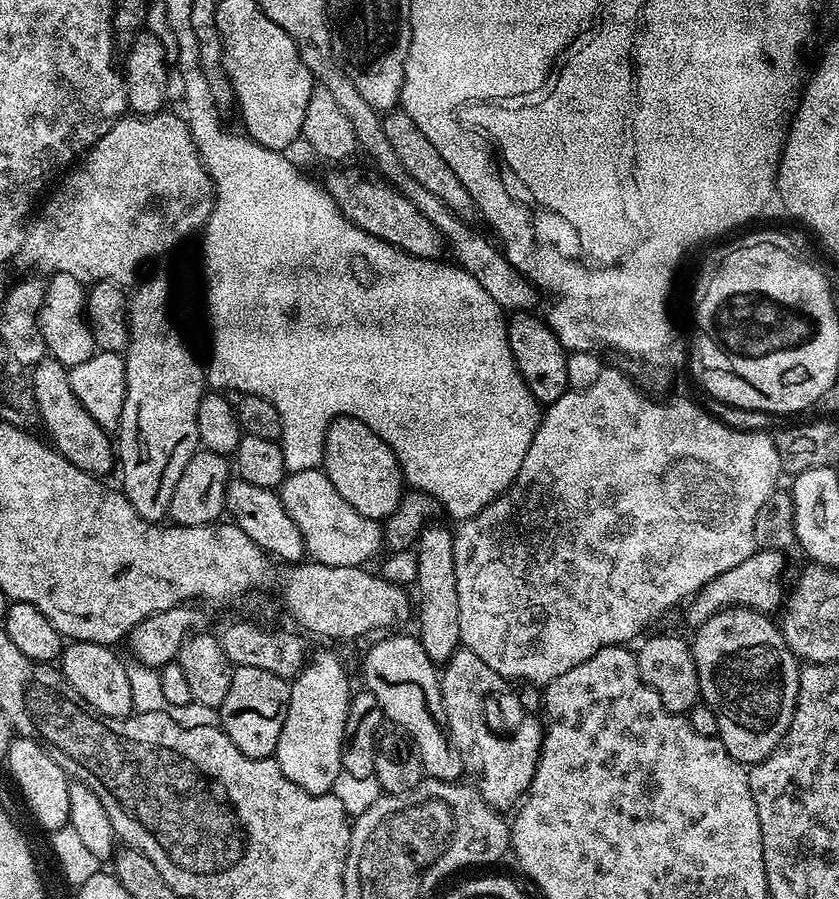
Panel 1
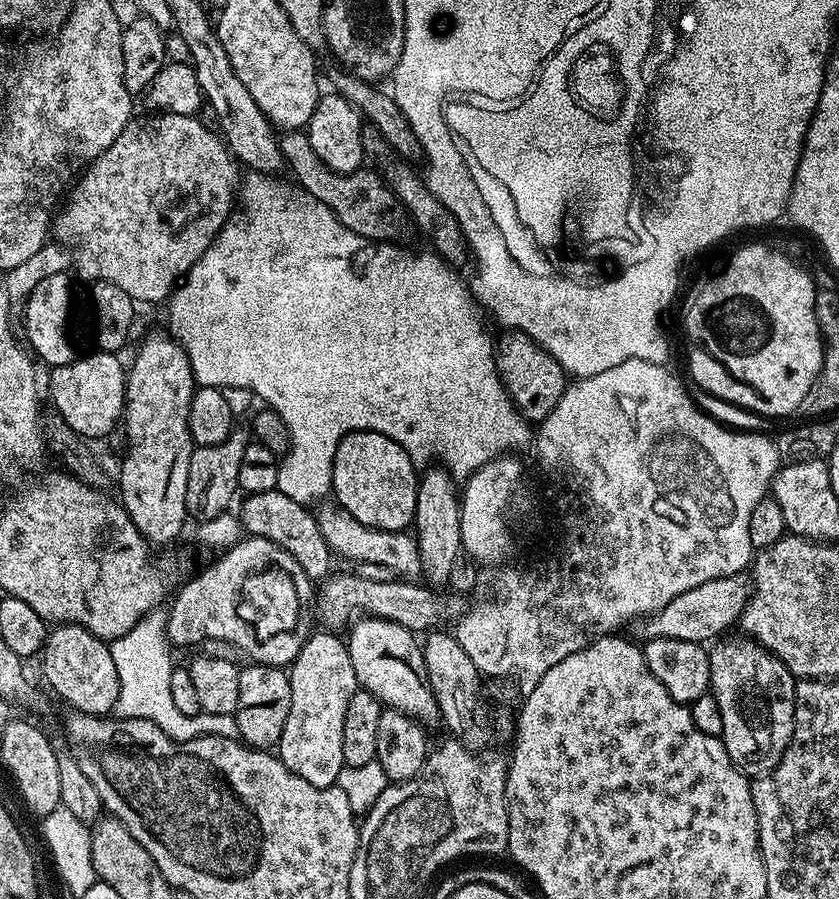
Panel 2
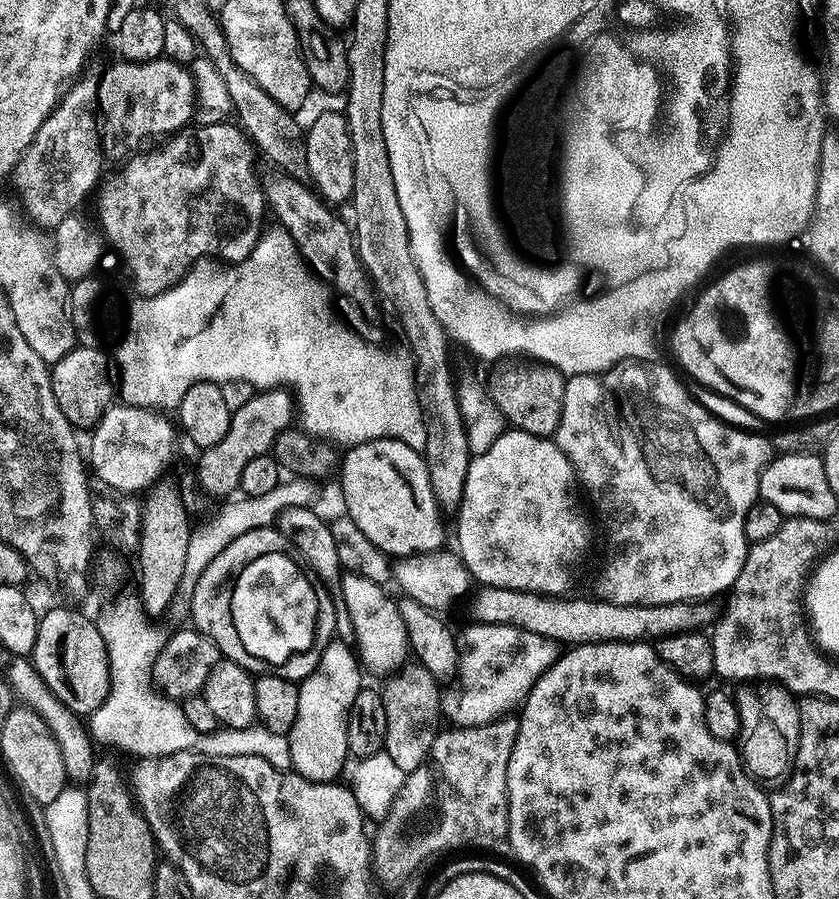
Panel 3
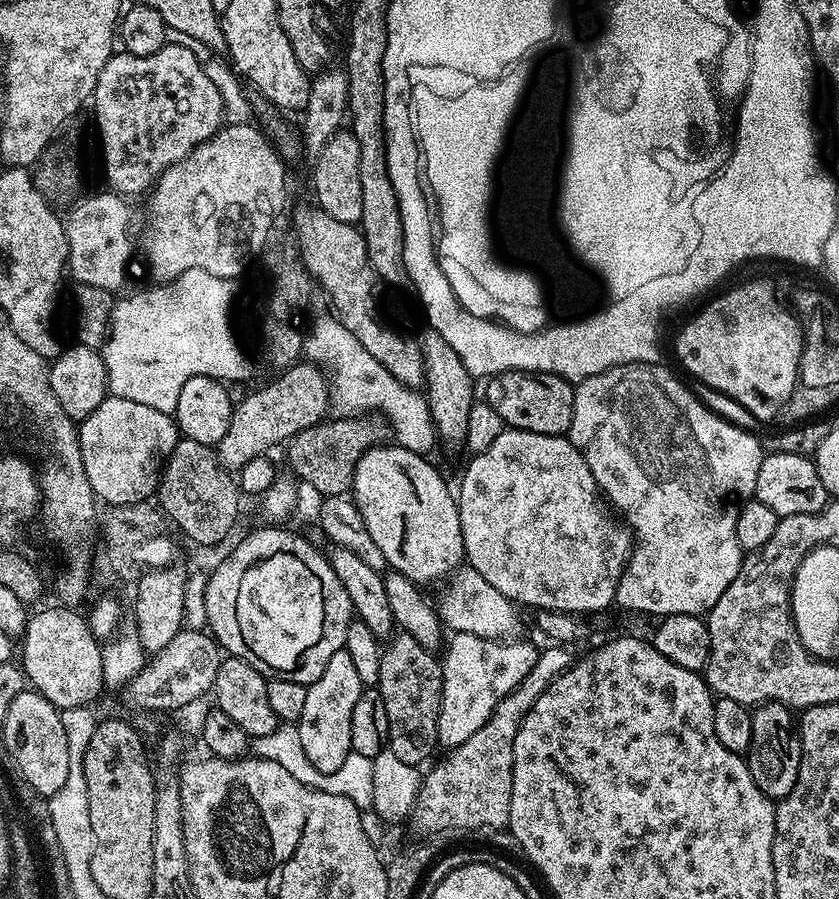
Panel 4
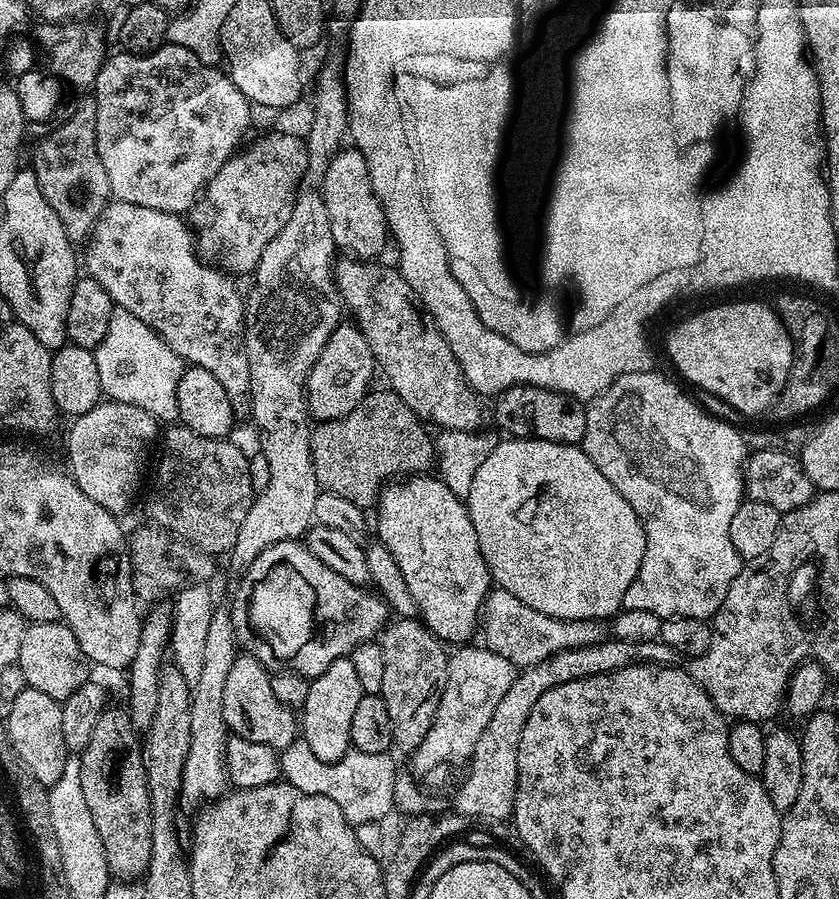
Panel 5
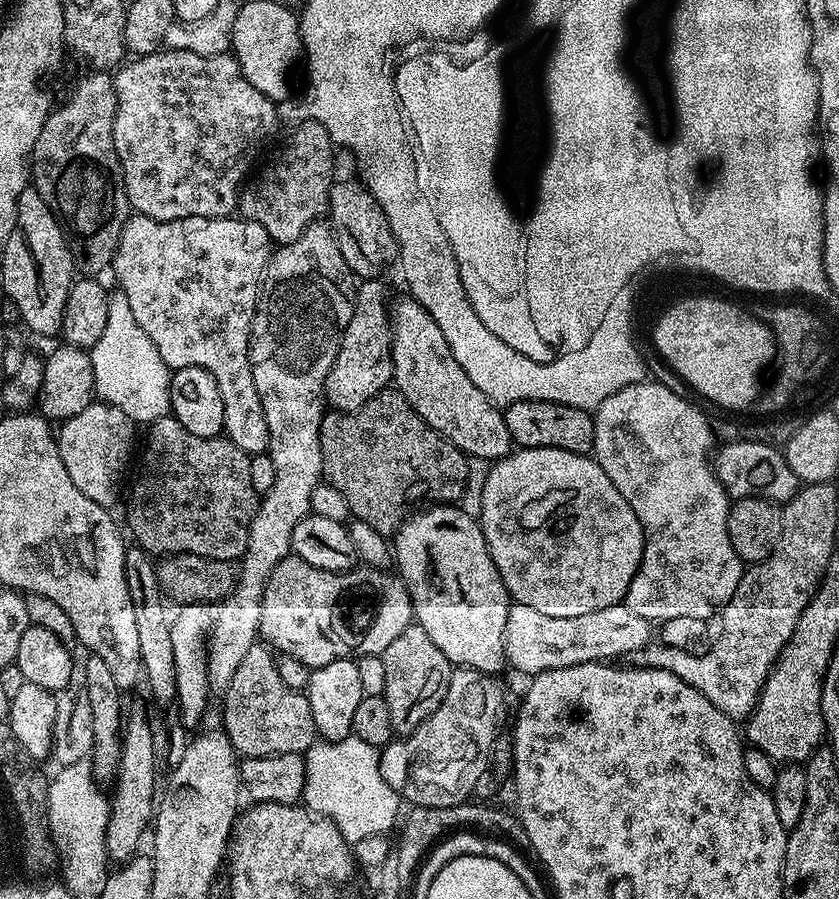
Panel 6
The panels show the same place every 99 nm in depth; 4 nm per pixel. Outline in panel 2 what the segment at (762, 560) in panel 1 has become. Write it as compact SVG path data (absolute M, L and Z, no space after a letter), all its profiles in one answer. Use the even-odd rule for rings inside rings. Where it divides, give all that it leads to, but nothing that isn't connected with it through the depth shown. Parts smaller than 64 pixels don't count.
M747 575L714 578L710 582L702 582L702 586L694 586L694 590L686 590L686 594L678 594L678 598L666 602L666 606L662 606L660 612L641 619L635 625L636 632L641 641L654 638L682 638L682 642L695 644L712 642L723 637L727 633L724 631L739 621L748 604L749 595L750 580Z

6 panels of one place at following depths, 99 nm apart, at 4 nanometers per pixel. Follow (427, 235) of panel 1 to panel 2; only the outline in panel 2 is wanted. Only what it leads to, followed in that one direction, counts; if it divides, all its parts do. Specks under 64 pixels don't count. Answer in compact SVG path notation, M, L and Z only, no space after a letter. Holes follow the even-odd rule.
M292 132L288 137L281 139L281 148L284 151L284 157L288 161L289 167L292 166L292 172L298 180L297 185L315 200L322 201L323 204L331 210L340 222L347 229L354 231L360 237L377 242L392 242L398 240L408 227L408 218L399 200L393 194L391 188L384 183L383 177L373 169L361 168L358 171L340 173L331 171L325 166L322 158L314 153L314 148L310 146L307 135L302 132Z

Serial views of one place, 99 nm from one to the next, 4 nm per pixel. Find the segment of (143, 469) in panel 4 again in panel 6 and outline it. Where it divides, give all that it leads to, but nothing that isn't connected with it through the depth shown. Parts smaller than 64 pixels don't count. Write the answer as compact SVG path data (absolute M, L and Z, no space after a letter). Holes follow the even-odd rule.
M94 402L82 410L82 414L74 414L74 418L63 421L59 425L56 445L62 454L62 466L66 466L66 474L70 474L70 482L86 494L94 502L98 502L104 508L111 509L116 495L120 492L120 483L124 480L124 471L128 468L128 459L132 456L132 439L138 431L137 425L118 406L110 406L103 402Z

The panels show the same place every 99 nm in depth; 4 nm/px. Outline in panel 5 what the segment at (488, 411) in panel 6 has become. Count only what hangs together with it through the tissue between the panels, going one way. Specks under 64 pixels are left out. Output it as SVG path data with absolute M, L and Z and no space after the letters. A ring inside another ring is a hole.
M340 258L337 259L334 265L334 271L336 273L336 285L340 291L340 299L343 307L347 309L347 311L348 308L352 311L353 317L351 316L351 319L354 321L356 327L362 330L362 334L366 338L366 342L370 342L370 350L374 354L379 371L382 373L382 376L384 372L385 378L388 379L387 387L391 389L391 391L396 392L398 394L398 398L402 398L402 402L406 402L406 406L410 406L410 410L414 415L420 417L421 421L427 422L429 425L437 424L440 428L449 428L449 430L452 431L452 434L477 431L477 429L481 427L479 404L481 401L478 399L477 393L473 392L471 386L466 382L466 378L462 374L462 370L458 366L458 362L450 350L450 346L446 340L442 338L442 334L438 330L438 326L426 315L420 301L417 300L416 295L414 294L414 290L410 286L410 282L406 282L406 278L400 272L399 267L392 266L392 268L387 268L384 264L376 263L380 262L361 260L359 258Z

